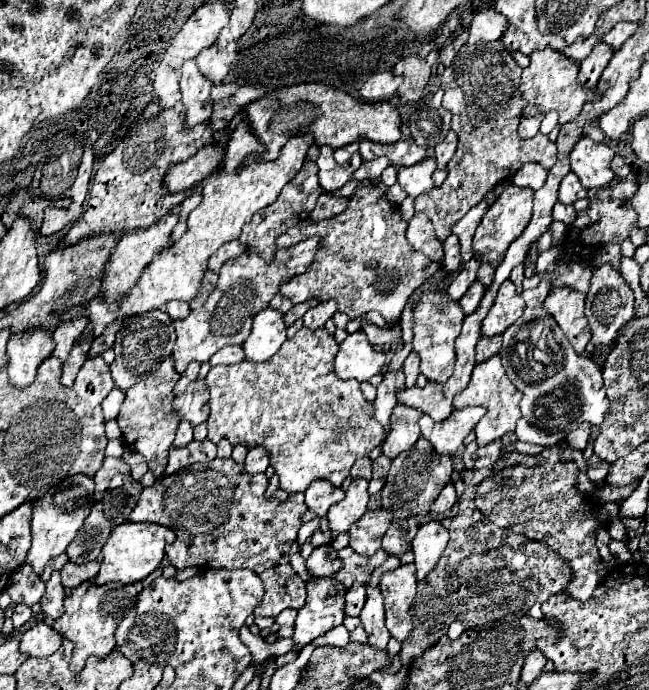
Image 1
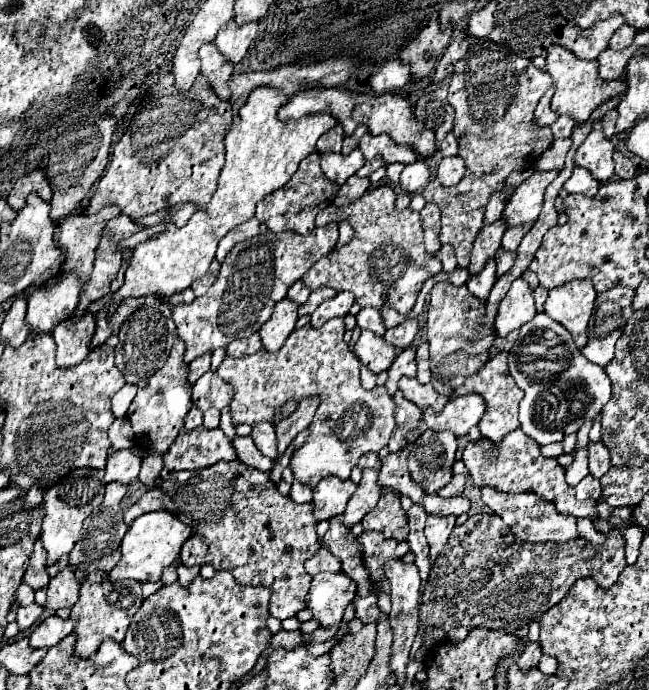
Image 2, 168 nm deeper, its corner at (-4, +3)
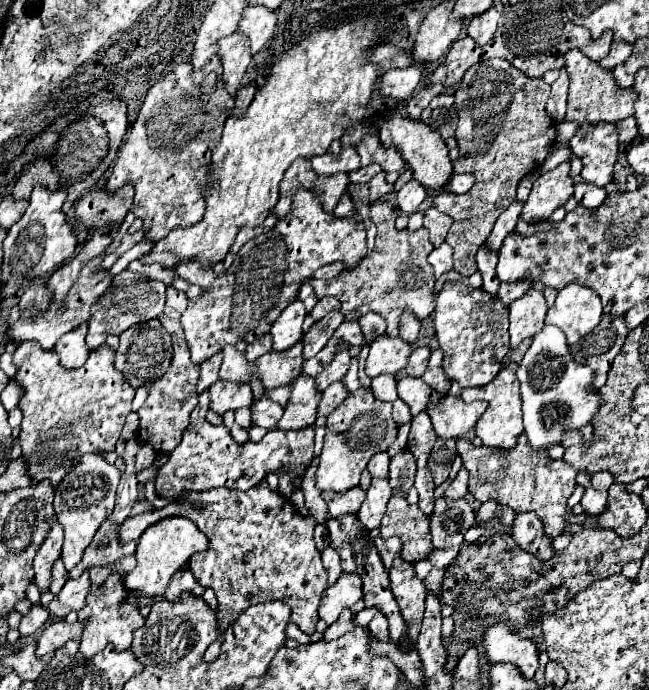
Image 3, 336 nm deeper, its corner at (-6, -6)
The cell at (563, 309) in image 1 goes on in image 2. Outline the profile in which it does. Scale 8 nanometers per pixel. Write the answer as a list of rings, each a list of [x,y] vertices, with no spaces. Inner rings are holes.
[[[573,280],[549,290],[545,312],[571,332],[577,348],[587,344],[587,322],[595,308],[595,296],[589,280]]]

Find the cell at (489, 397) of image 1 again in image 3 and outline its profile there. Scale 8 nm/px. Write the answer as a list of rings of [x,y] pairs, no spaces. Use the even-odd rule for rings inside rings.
[[[517,363],[507,365],[505,369],[501,369],[501,373],[497,373],[497,377],[485,385],[485,387],[471,387],[471,389],[463,389],[461,399],[463,401],[487,401],[489,407],[487,411],[479,417],[477,425],[475,425],[475,433],[477,437],[483,441],[483,445],[487,447],[501,447],[501,449],[511,449],[517,445],[517,437],[523,433],[523,421],[521,421],[521,397],[519,397],[519,381],[515,377],[517,371]]]

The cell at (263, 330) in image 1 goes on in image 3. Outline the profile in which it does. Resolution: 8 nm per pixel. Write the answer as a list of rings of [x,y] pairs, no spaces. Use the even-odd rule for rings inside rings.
[[[295,299],[285,307],[285,311],[277,317],[277,321],[271,327],[271,337],[273,337],[273,349],[275,351],[285,351],[291,349],[297,341],[303,337],[303,321],[307,317],[305,305]]]

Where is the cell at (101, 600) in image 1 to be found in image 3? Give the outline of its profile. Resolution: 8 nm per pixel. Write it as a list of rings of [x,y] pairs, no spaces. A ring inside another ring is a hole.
[[[111,575],[105,585],[91,591],[85,607],[79,611],[79,619],[85,623],[81,645],[79,645],[79,651],[83,657],[93,657],[101,649],[105,649],[107,643],[113,643],[117,651],[129,649],[133,631],[145,624],[145,618],[135,605],[135,597],[125,589],[123,577],[117,577],[117,575]]]

